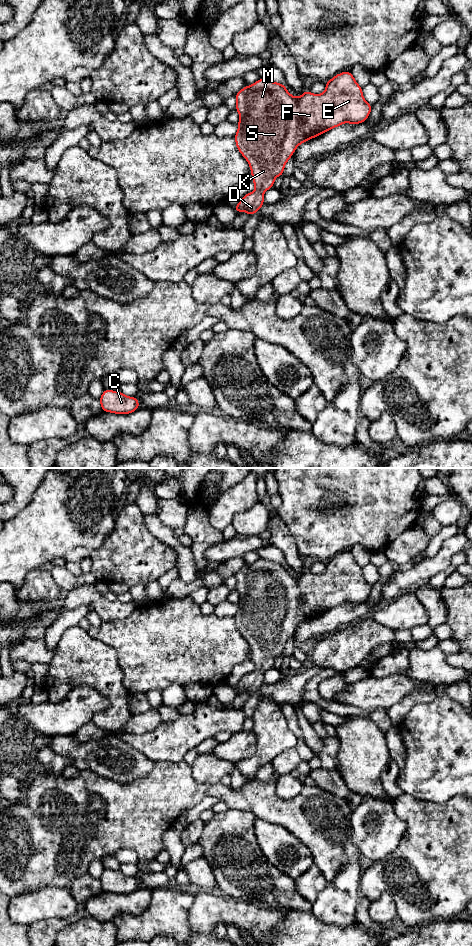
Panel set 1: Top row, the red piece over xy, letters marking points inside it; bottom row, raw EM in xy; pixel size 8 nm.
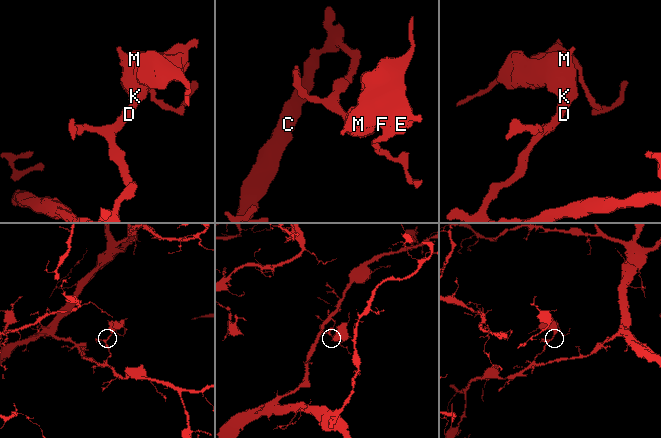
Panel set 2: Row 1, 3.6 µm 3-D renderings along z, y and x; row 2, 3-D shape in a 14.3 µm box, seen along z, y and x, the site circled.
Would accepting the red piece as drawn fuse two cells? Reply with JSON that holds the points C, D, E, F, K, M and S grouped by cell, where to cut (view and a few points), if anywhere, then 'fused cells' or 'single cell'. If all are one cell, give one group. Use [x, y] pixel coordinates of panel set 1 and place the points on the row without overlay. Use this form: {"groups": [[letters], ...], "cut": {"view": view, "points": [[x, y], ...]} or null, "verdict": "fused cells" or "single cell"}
{"groups": [["C", "D", "E", "F", "K", "M", "S"]], "cut": null, "verdict": "single cell"}

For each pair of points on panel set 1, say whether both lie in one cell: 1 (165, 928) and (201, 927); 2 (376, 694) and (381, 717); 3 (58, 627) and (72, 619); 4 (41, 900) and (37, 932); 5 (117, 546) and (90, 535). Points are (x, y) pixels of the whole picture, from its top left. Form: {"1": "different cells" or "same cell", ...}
{"1": "different cells", "2": "different cells", "3": "same cell", "4": "different cells", "5": "different cells"}

